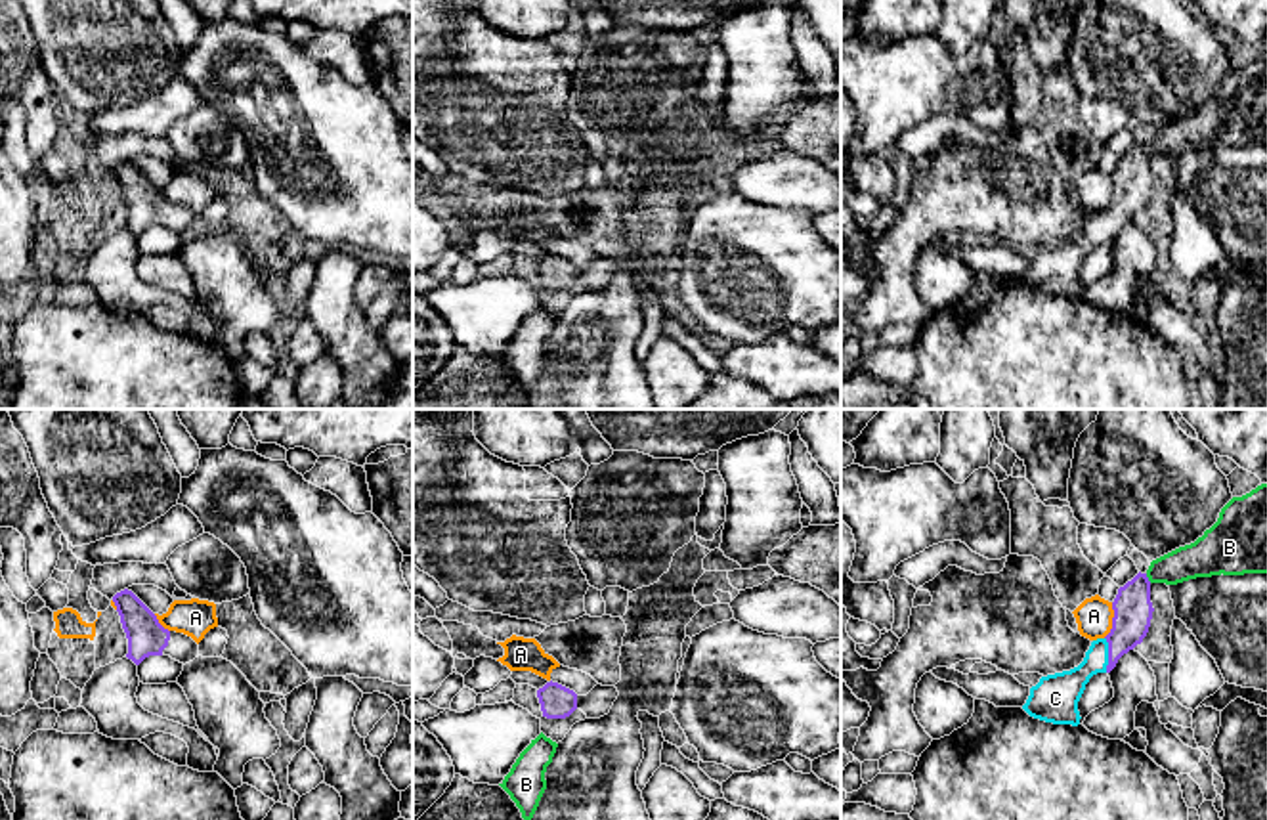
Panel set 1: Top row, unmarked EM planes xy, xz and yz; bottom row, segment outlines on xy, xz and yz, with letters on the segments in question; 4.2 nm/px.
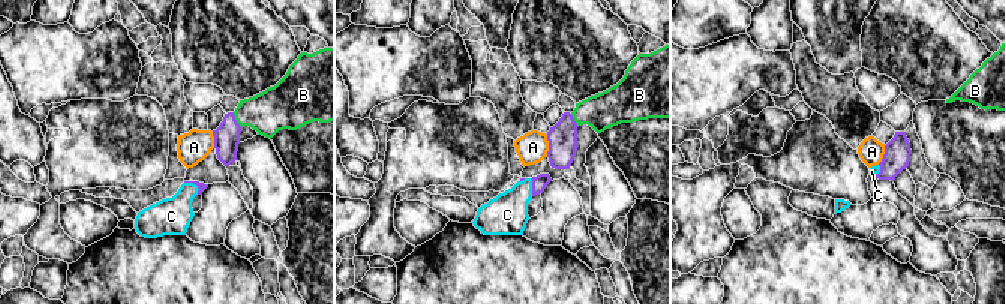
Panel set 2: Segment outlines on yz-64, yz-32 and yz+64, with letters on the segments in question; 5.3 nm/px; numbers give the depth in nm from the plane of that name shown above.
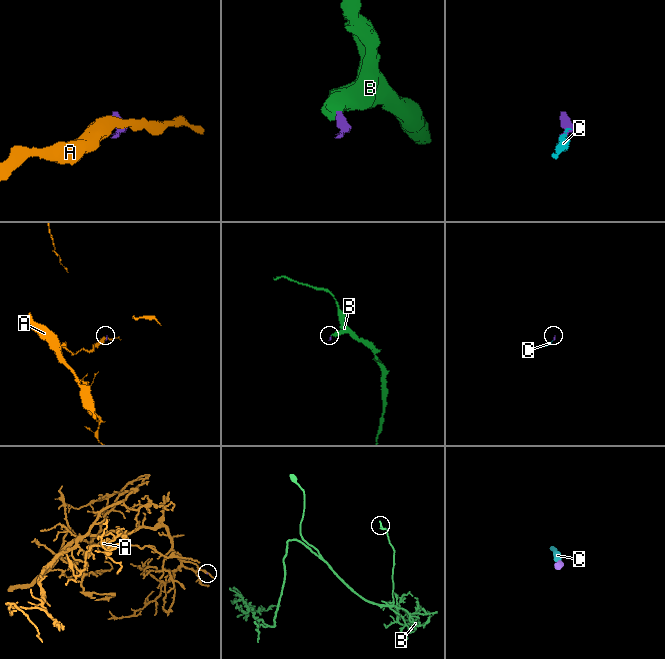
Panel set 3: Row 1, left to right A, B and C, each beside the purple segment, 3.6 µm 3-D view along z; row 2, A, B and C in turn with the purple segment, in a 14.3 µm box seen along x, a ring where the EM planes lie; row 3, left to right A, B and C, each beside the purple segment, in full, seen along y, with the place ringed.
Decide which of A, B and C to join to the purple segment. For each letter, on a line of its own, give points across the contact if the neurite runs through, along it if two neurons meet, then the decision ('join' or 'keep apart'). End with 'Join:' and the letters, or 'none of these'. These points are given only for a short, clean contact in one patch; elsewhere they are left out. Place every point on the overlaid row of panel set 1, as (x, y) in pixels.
A: border along yz (1113, 603), (1113, 627), (1103, 637); keep apart
B: runs through yz (1132, 606), (1139, 585), (1147, 578), (1202, 559); join
C: runs through yz (1132, 606), (1130, 627), (1109, 654), (1095, 660), (1063, 690); join
Join: B, C

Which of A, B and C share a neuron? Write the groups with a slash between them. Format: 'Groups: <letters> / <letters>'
Groups: A / B C

